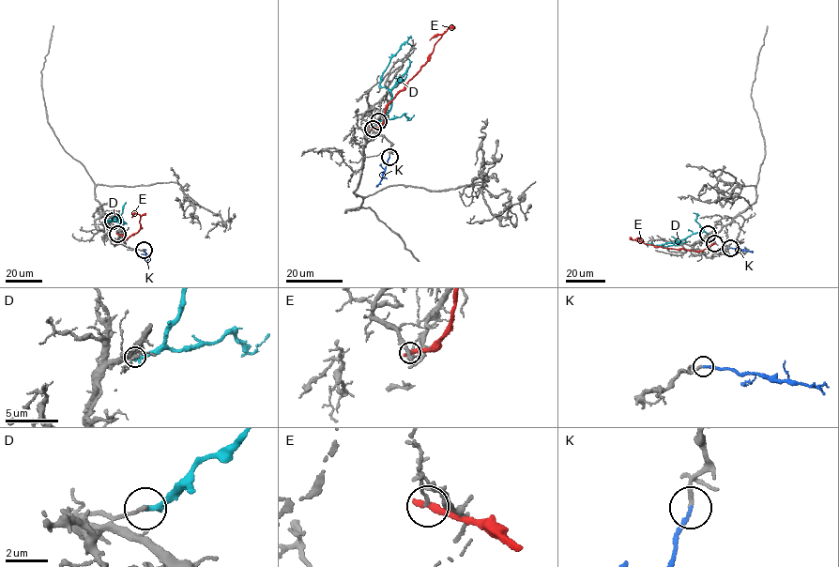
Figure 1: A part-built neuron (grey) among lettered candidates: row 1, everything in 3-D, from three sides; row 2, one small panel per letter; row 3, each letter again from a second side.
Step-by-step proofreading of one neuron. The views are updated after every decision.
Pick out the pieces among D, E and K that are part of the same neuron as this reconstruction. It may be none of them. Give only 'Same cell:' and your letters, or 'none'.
Same cell: K

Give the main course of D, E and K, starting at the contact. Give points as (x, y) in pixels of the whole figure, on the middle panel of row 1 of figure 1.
D: (378, 121), (389, 110), (391, 97), (391, 92), (380, 85), (381, 77), (407, 37)
E: (373, 129), (380, 127), (386, 107), (427, 60), (434, 43), (444, 32), (429, 39)
K: (389, 156), (382, 180), (375, 187)

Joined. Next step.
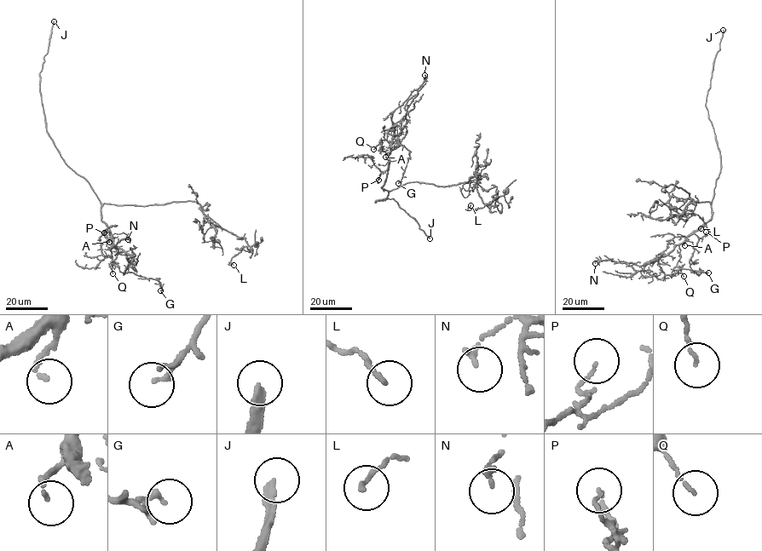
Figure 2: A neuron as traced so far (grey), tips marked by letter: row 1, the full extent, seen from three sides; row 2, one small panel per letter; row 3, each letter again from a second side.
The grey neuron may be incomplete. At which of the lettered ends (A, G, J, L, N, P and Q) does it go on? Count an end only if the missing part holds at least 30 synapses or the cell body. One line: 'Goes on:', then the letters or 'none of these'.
Goes on: A, J

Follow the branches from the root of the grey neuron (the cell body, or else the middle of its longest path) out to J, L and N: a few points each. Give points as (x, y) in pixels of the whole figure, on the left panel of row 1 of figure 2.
J: (108, 204), (101, 203), (89, 183), (67, 165), (47, 131), (40, 73), (44, 55), (48, 52), (54, 21)
L: (108, 204), (143, 206), (196, 201), (208, 220), (243, 237), (251, 248), (233, 255), (229, 262), (233, 265)
N: (108, 204), (101, 206), (101, 220), (108, 228), (116, 248), (107, 249), (128, 237), (128, 239)

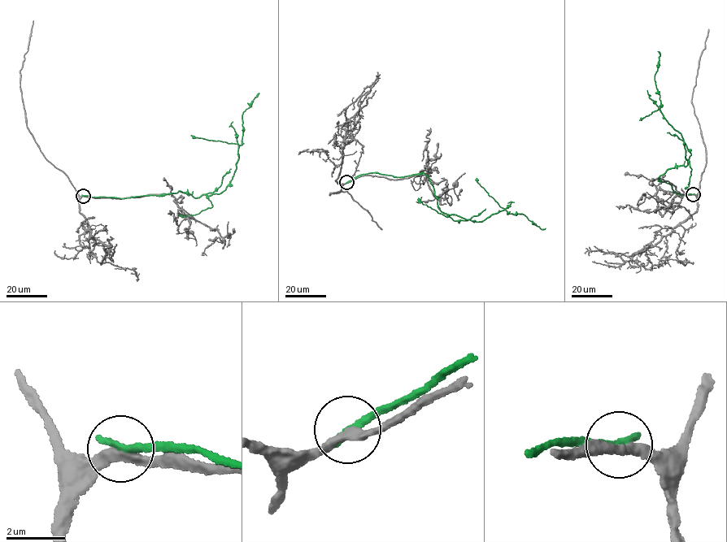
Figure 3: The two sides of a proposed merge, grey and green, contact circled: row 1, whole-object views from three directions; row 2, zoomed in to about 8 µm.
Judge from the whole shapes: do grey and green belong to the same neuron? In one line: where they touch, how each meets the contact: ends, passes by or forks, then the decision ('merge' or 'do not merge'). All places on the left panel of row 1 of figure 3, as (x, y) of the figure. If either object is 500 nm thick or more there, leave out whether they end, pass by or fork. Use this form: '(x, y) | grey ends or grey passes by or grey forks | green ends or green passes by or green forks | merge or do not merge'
(83, 196) | grey passes by | green ends | do not merge

